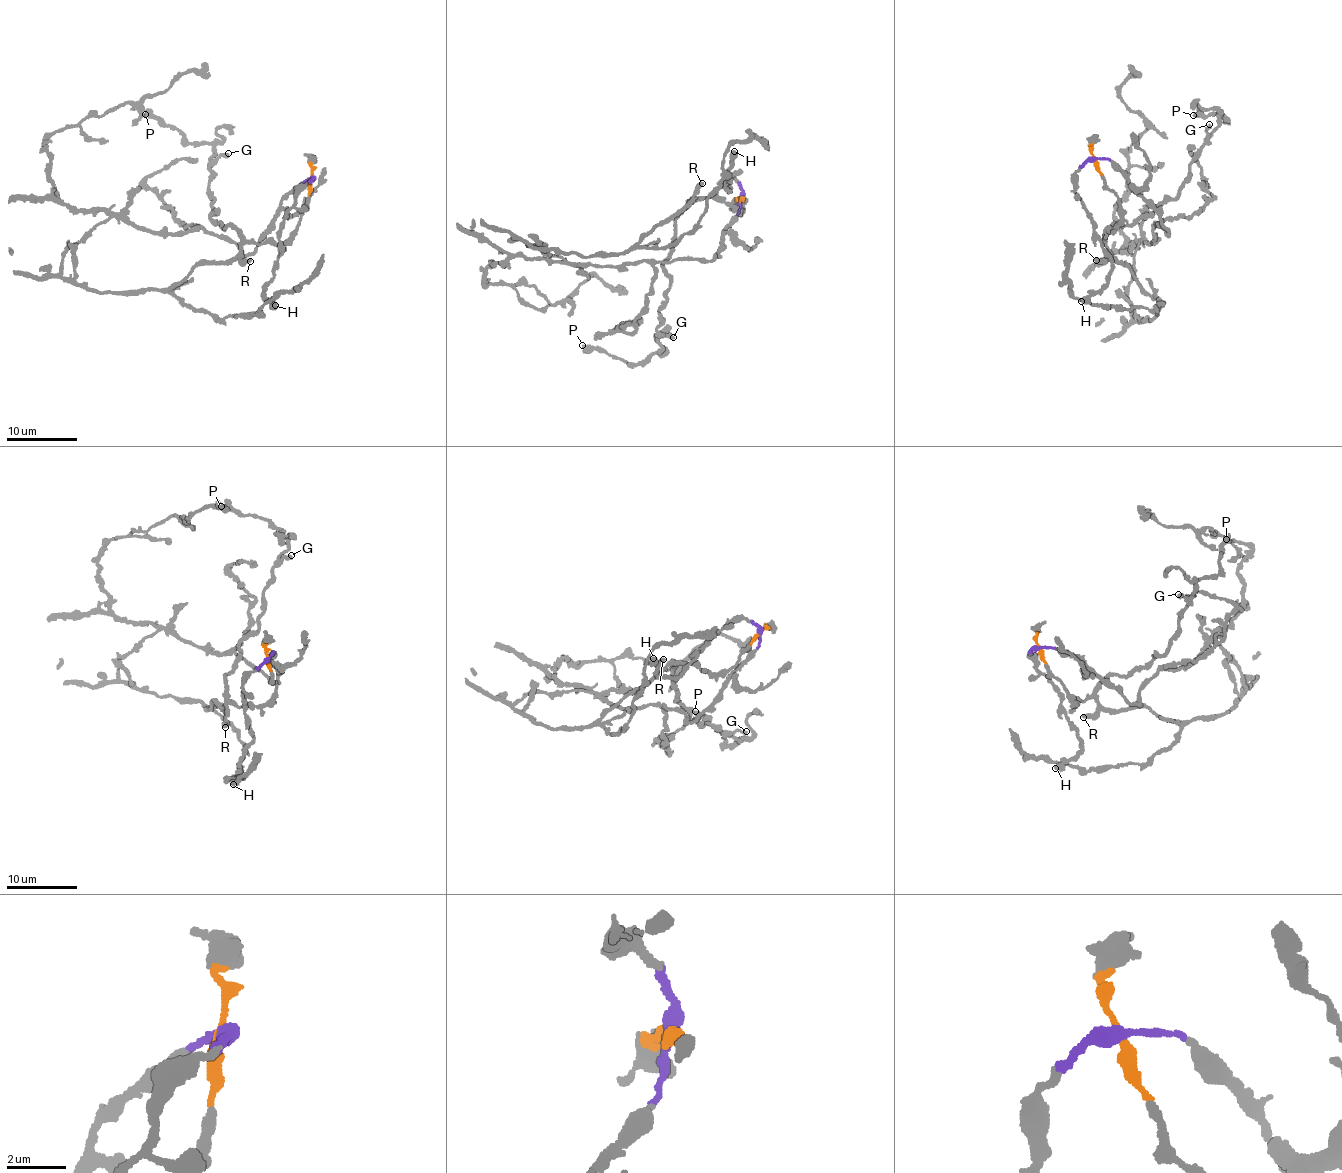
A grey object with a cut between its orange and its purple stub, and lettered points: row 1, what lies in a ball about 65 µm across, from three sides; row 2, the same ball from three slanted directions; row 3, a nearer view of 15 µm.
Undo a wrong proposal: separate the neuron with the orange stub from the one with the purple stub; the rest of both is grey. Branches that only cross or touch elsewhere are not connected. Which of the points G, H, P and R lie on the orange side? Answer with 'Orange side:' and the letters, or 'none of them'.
Orange side: G, P, R

